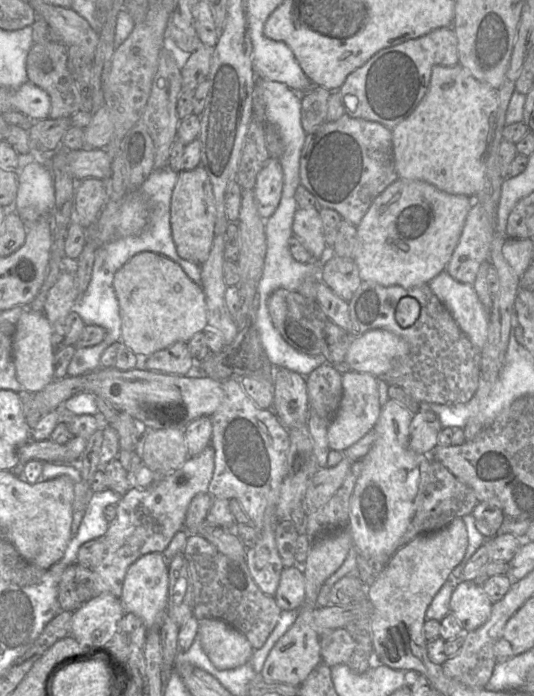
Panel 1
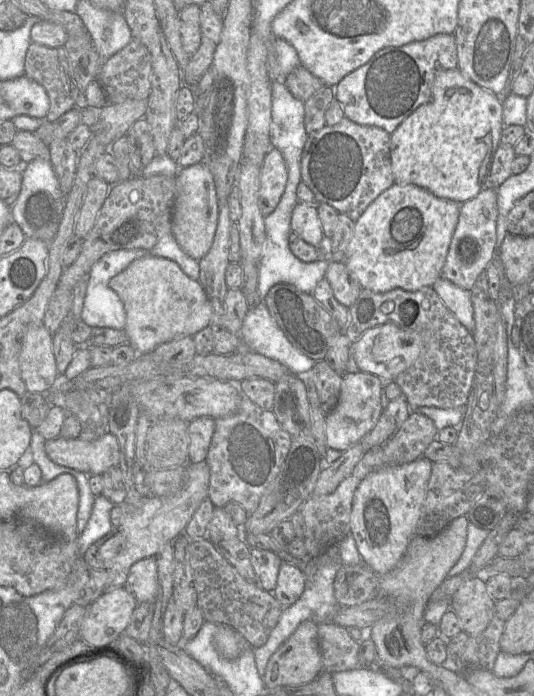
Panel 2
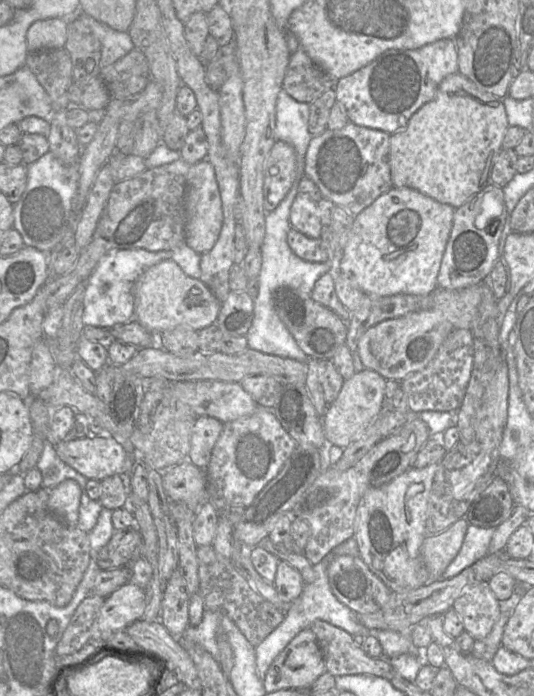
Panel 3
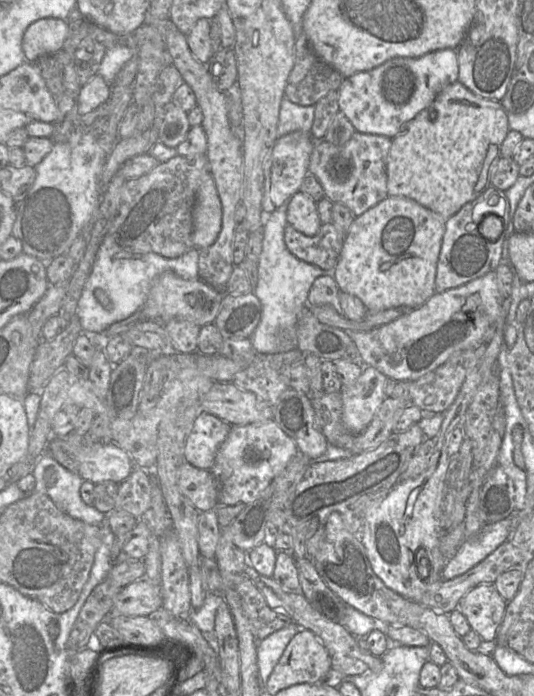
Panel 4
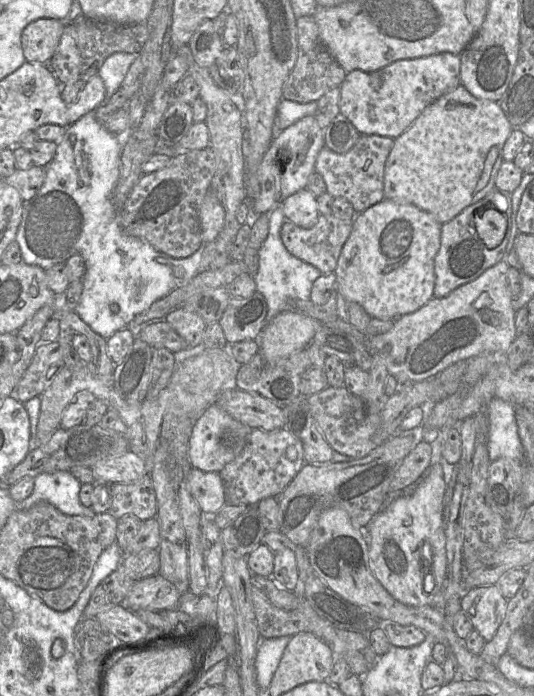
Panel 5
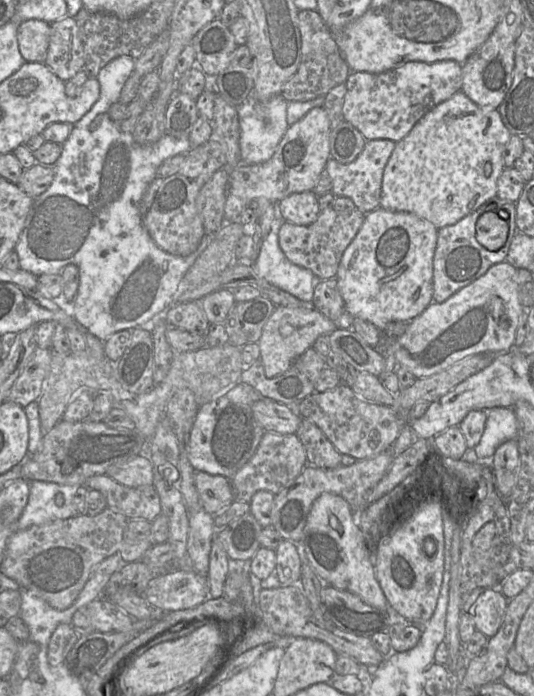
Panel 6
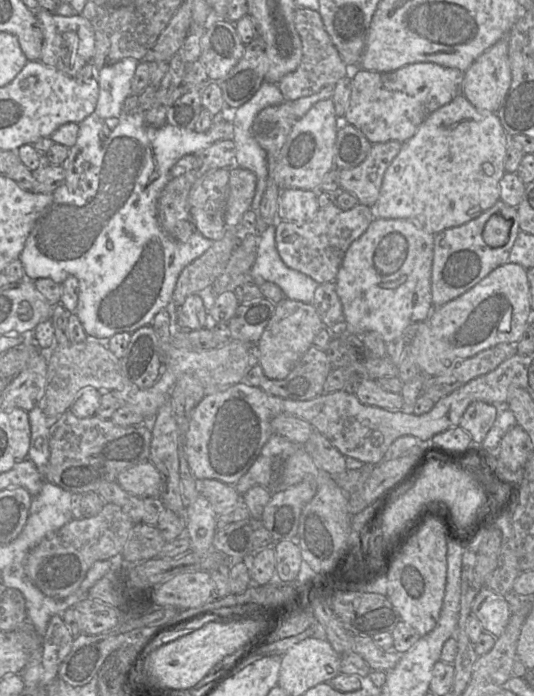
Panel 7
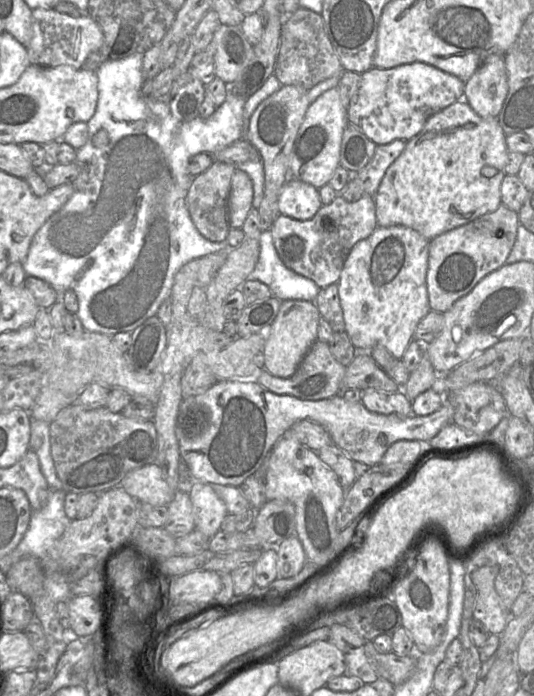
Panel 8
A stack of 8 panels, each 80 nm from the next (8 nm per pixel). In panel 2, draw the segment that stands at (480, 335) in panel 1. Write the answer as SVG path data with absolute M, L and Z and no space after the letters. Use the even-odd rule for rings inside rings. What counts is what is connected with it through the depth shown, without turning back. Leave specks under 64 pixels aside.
M439 277L432 288L460 323L473 334L475 328L471 293Z

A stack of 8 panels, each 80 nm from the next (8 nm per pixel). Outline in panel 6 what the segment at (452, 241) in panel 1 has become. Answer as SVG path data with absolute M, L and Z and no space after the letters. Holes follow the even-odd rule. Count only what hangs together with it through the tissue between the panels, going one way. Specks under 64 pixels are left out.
M381 207L367 213L357 235L345 249L336 280L346 311L384 331L390 322L411 322L433 302L433 258L438 229L411 213L388 211Z

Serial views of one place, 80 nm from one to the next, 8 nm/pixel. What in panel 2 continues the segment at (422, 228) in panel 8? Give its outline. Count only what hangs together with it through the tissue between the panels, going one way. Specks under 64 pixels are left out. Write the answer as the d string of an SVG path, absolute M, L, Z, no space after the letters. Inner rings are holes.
M458 68L439 70L430 100L419 106L391 133L394 183L412 184L435 196L464 203L488 183L488 173L501 143L503 102L465 76Z

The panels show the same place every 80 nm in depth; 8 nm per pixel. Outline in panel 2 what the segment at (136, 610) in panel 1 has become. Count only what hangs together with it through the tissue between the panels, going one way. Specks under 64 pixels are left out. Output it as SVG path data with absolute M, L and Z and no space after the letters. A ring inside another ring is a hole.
M147 557L130 568L126 585L138 603L154 602L158 594L158 571L156 557Z

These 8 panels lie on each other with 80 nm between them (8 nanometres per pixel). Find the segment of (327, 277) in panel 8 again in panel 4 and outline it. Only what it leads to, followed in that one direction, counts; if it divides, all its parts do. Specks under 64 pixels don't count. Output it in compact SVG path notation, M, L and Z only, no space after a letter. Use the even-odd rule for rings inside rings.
M332 223L322 224L319 232L307 237L290 225L284 230L284 242L297 259L331 273L339 259L346 234L338 231Z

